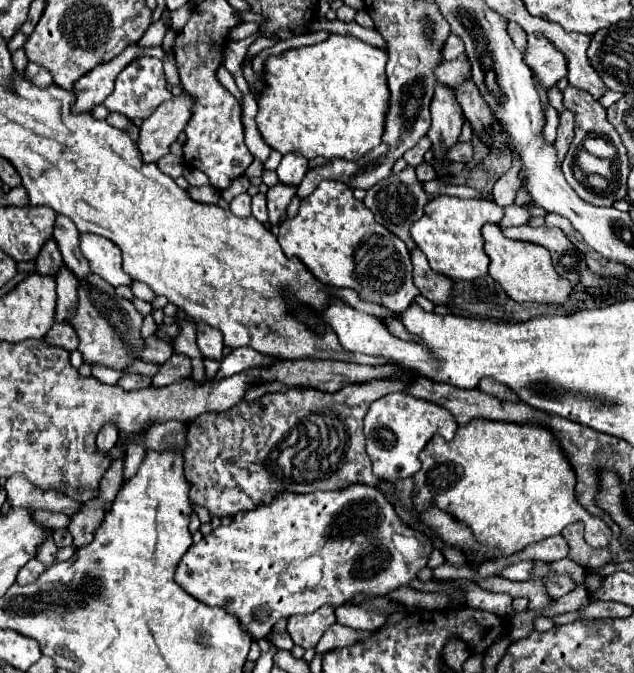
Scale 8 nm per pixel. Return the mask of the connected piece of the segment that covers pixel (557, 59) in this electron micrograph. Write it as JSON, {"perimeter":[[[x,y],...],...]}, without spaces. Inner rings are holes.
{"perimeter":[[[528,34],[528,48],[524,54],[524,62],[536,72],[544,88],[552,88],[568,73],[566,56],[560,54],[546,36]]]}

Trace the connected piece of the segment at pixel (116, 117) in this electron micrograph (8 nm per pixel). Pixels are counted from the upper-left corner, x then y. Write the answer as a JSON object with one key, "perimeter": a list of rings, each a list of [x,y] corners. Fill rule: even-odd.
{"perimeter":[[[108,114],[106,122],[108,122],[110,126],[114,126],[114,128],[126,130],[126,132],[130,134],[130,138],[132,138],[132,140],[136,140],[136,138],[138,138],[138,128],[136,128],[132,122],[128,122],[128,120],[126,120],[126,116],[120,116],[120,114]]]}

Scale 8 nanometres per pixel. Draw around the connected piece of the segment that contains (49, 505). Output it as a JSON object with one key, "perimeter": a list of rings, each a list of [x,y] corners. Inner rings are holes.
{"perimeter":[[[10,476],[4,484],[8,492],[8,502],[12,506],[32,508],[32,510],[50,510],[50,512],[64,512],[74,516],[84,504],[76,502],[68,496],[60,496],[60,492],[44,492],[40,488],[32,488],[24,476]]]}

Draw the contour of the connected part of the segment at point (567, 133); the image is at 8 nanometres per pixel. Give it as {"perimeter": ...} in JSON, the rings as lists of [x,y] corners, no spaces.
{"perimeter":[[[562,112],[560,114],[560,126],[558,126],[558,134],[556,134],[556,156],[560,156],[560,164],[568,152],[568,146],[572,142],[574,136],[574,120],[572,120],[572,112]]]}

